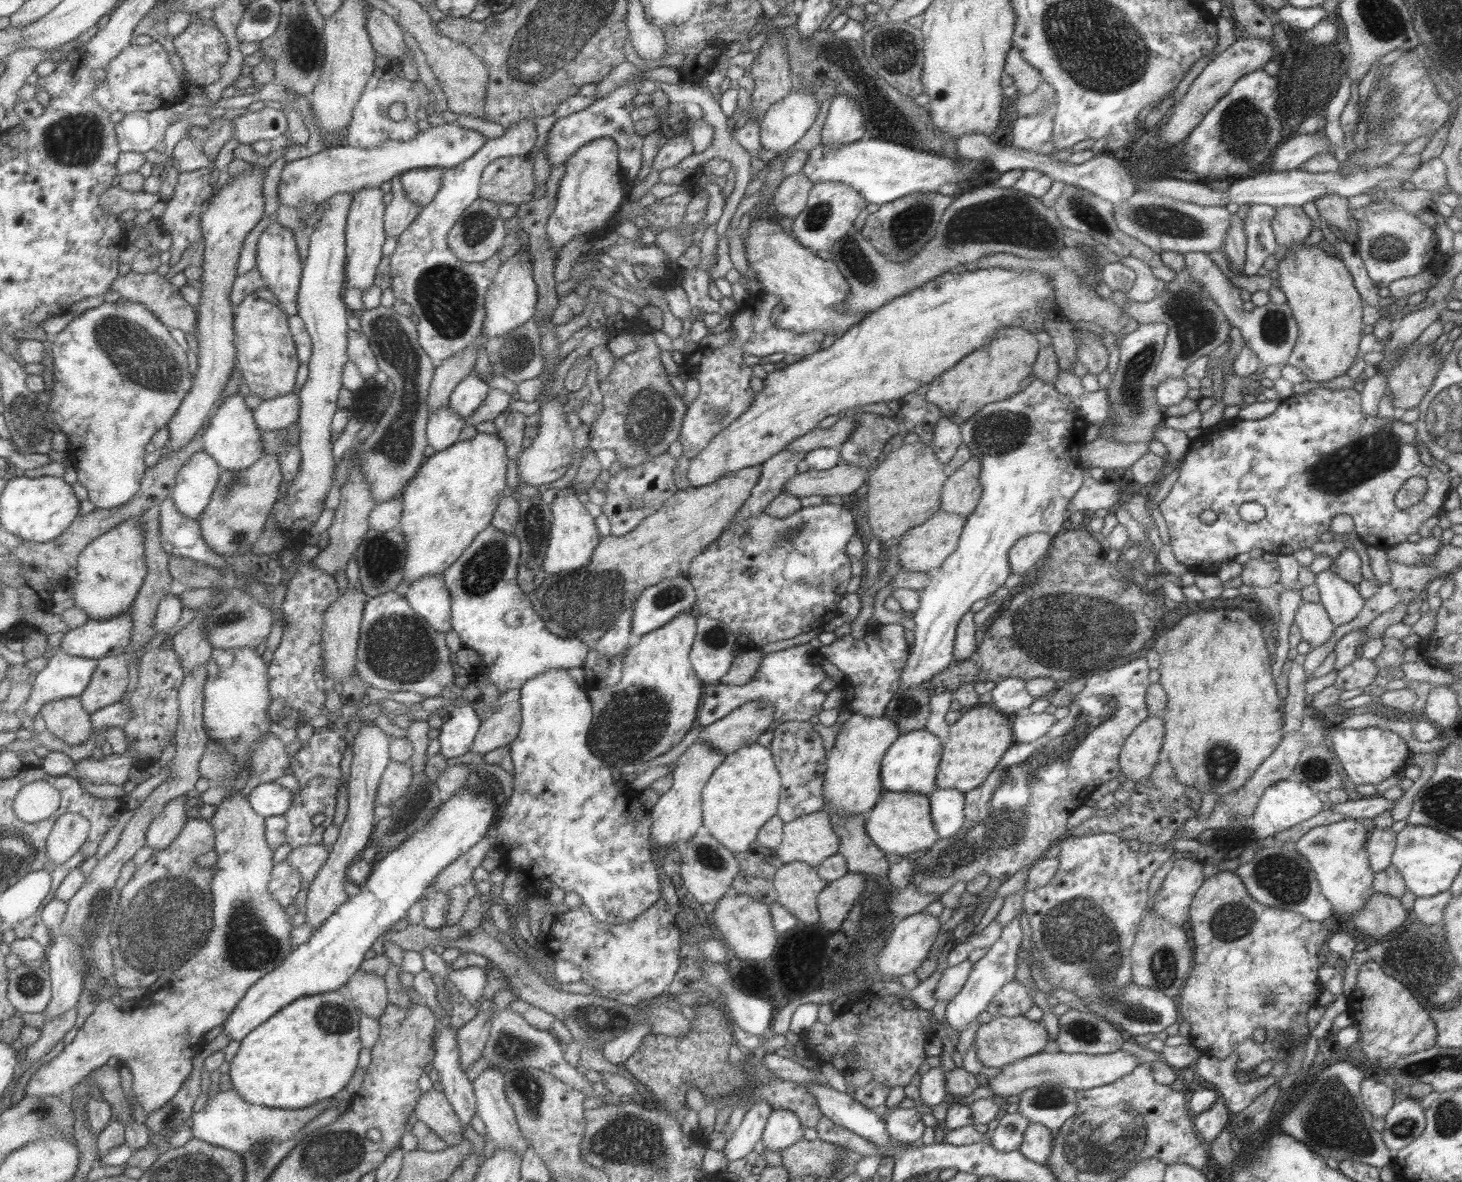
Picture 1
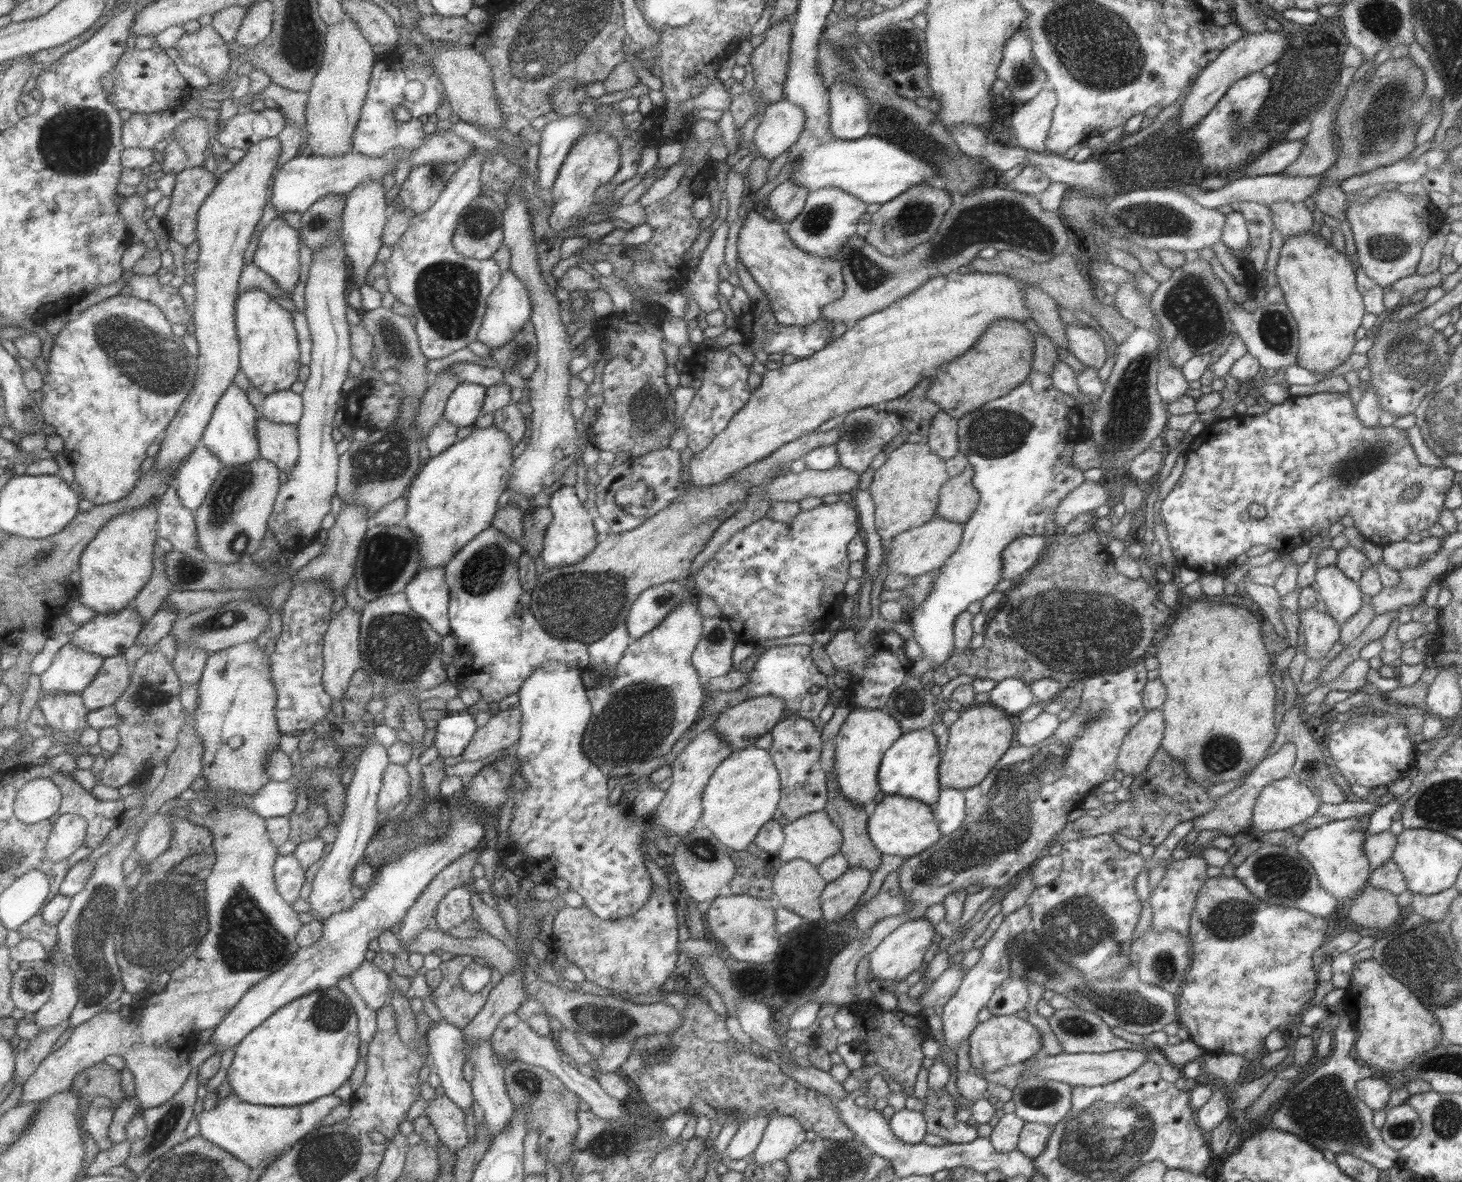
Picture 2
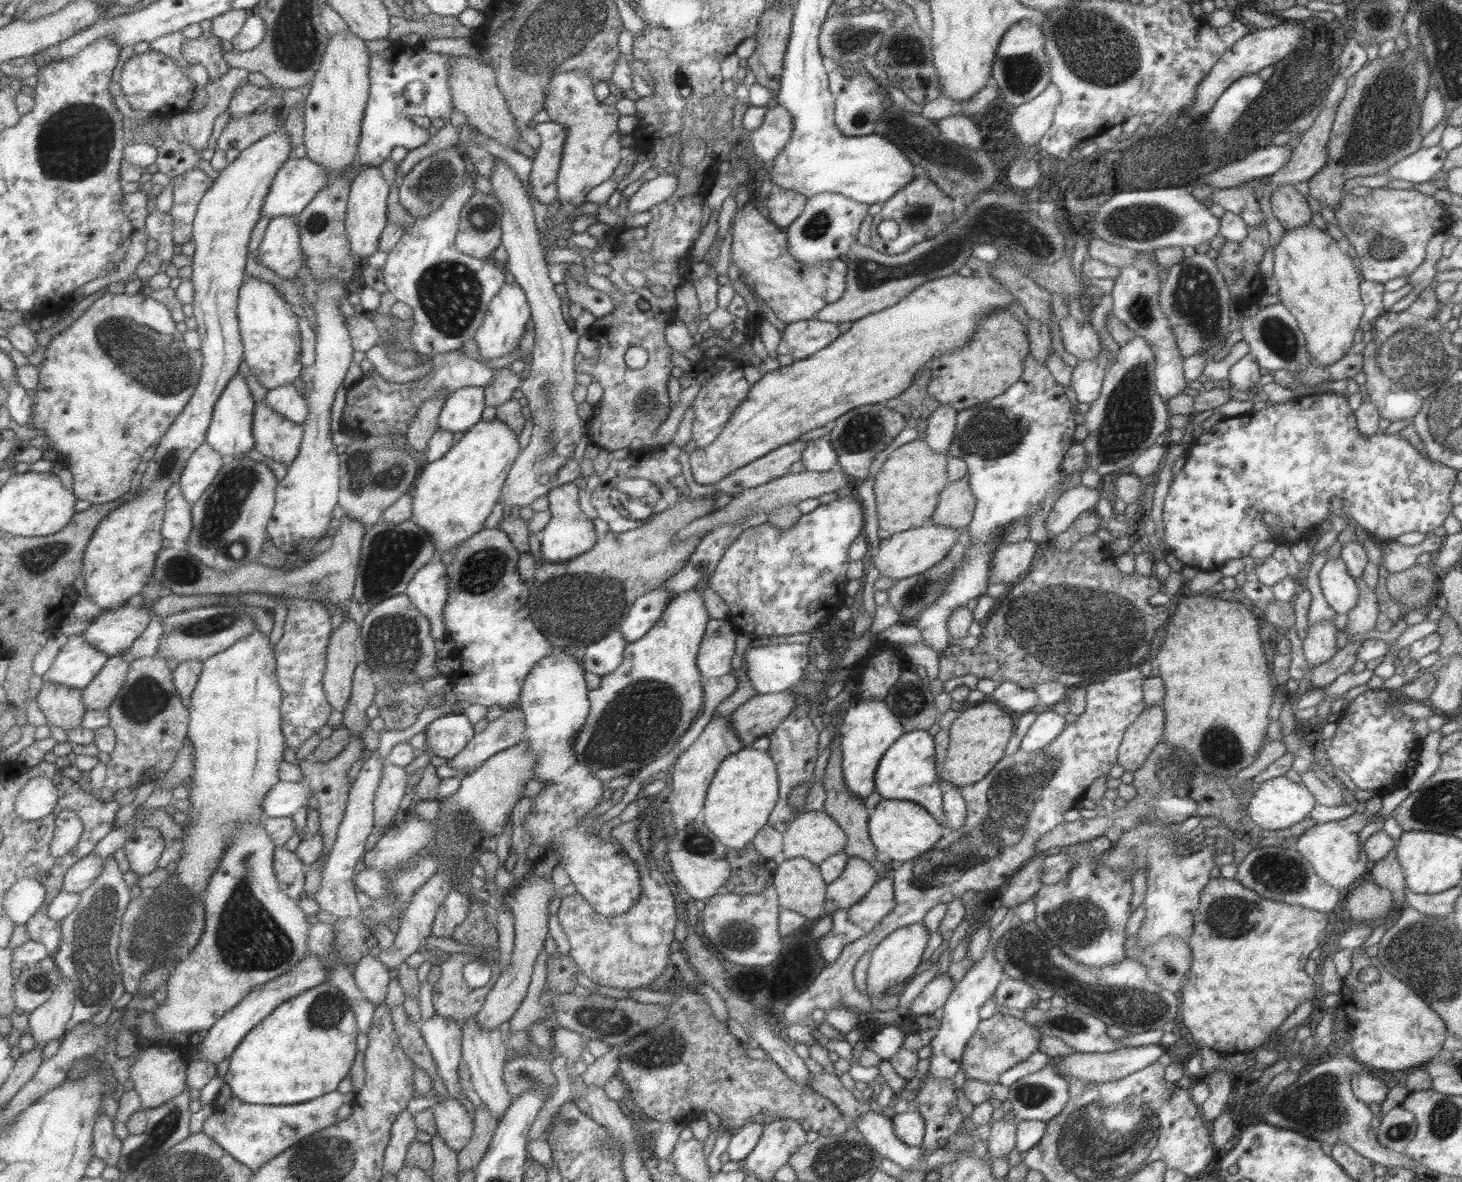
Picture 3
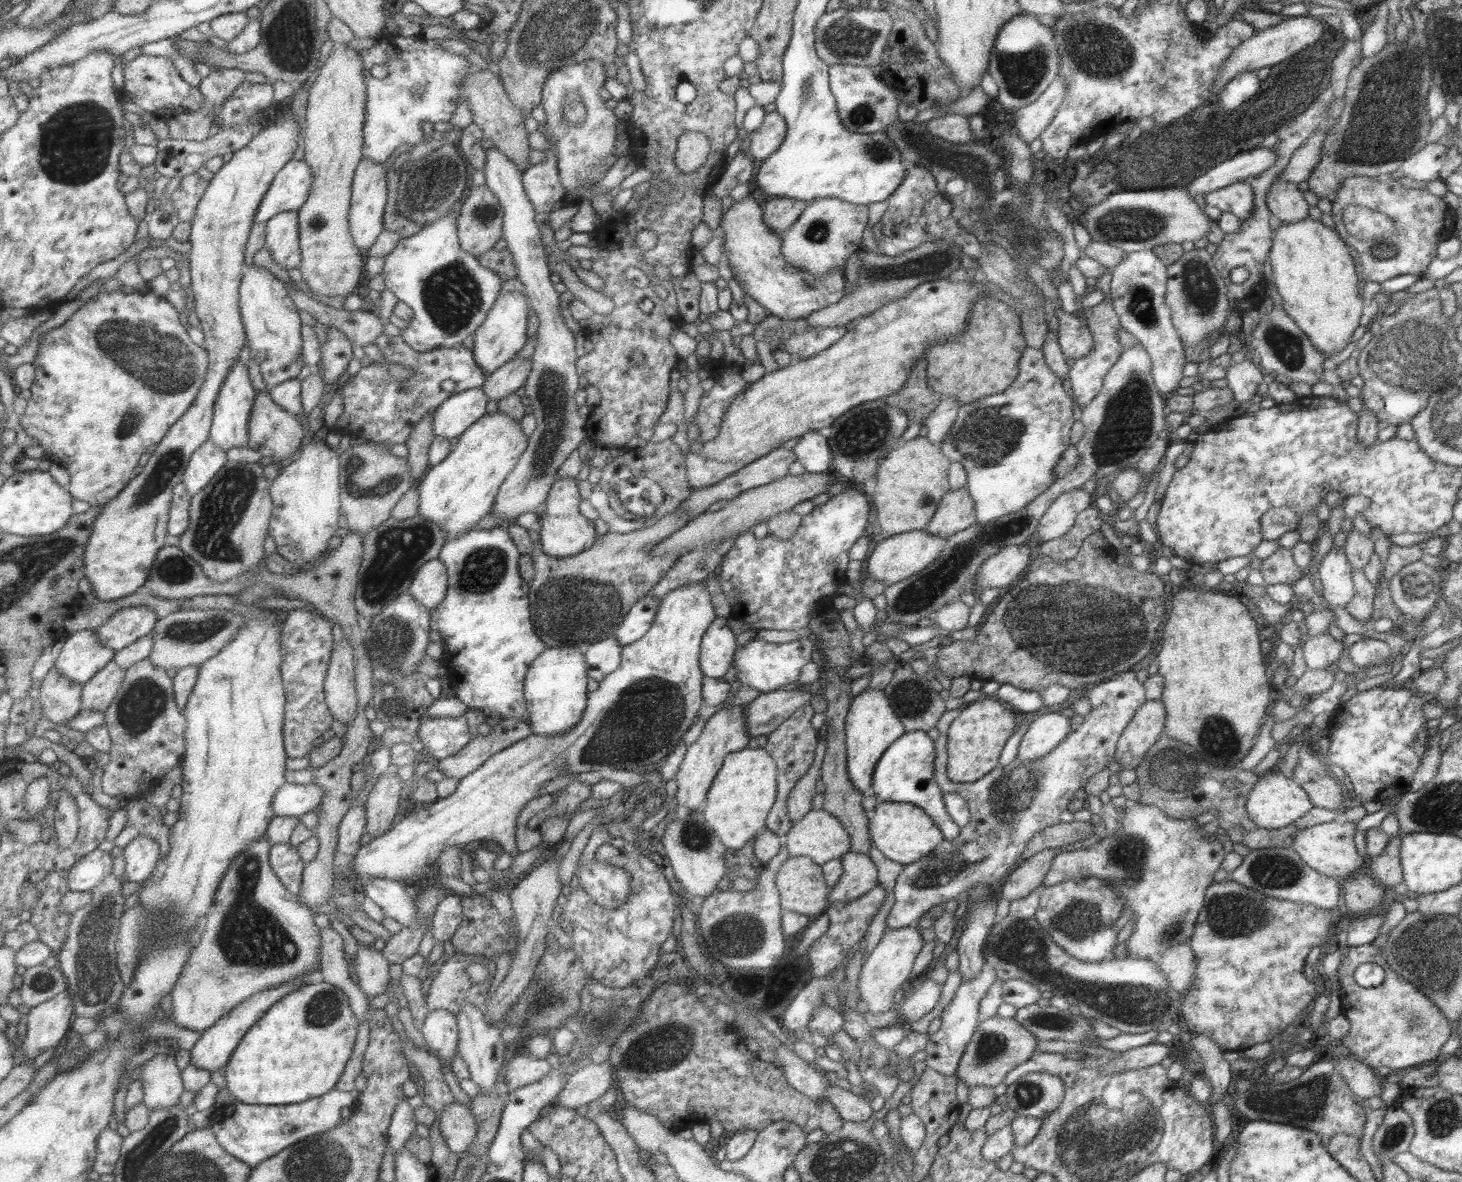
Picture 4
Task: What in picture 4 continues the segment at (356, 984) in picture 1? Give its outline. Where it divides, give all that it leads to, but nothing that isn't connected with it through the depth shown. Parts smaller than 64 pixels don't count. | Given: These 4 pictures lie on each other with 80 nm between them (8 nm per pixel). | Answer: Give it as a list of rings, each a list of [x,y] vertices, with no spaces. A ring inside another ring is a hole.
[[[358,944],[355,958],[356,975],[359,985],[367,996],[375,997],[386,993],[386,988],[391,982],[389,974],[390,960],[384,955],[383,950],[375,950],[372,945]]]

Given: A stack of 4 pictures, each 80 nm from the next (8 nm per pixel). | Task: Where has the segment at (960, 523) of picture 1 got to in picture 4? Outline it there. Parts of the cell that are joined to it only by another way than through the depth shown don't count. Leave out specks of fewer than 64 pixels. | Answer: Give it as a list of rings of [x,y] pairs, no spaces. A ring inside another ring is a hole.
[[[911,530],[902,534],[881,538],[873,543],[871,552],[864,561],[864,570],[867,571],[873,581],[883,583],[885,587],[900,582],[902,579],[908,578],[913,573],[923,570],[927,564],[931,564],[937,554],[943,550],[947,539],[933,537],[927,535],[925,531]]]

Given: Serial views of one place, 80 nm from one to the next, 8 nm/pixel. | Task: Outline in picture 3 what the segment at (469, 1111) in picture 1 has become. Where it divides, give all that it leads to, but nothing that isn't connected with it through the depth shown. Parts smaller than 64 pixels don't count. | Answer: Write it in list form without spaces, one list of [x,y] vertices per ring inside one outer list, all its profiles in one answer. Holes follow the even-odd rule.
[[[433,1015],[424,1022],[422,1034],[429,1050],[432,1051],[435,1068],[439,1078],[443,1080],[445,1090],[451,1098],[457,1098],[461,1094],[461,1086],[464,1085],[458,1072],[463,1061],[463,1032],[460,1024],[451,1018]]]

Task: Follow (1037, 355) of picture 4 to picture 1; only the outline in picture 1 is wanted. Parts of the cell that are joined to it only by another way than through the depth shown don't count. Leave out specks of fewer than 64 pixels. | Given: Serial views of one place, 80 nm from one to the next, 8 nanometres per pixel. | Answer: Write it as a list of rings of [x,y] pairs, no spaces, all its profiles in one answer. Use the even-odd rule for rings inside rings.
[[[1037,377],[1023,390],[1003,400],[989,402],[958,425],[962,444],[979,461],[978,481],[982,491],[973,513],[965,519],[955,551],[932,572],[925,588],[920,591],[919,607],[912,612],[914,641],[901,670],[899,689],[920,685],[941,673],[954,660],[954,636],[959,619],[974,602],[987,599],[1005,583],[1010,574],[1008,550],[1019,538],[1032,533],[1064,531],[1066,506],[1085,477],[1076,454],[1085,443],[1082,433],[1086,426],[1071,399],[1059,394],[1054,383]]]

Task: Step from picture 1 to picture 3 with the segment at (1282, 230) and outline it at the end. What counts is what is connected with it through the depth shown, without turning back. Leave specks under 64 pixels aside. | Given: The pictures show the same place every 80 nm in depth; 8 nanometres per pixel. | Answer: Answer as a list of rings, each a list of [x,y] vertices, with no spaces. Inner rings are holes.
[[[1282,185],[1271,193],[1270,208],[1284,229],[1310,224],[1311,211],[1307,201],[1292,185]]]

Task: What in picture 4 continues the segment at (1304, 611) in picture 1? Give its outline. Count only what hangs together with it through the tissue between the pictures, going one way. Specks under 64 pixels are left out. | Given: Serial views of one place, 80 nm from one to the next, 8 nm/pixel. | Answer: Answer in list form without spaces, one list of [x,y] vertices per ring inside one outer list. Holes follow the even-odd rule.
[[[1327,632],[1317,636],[1307,636],[1307,639],[1301,642],[1301,647],[1307,669],[1329,669],[1329,671],[1335,671],[1335,663],[1339,661],[1344,649],[1341,641],[1334,639]]]

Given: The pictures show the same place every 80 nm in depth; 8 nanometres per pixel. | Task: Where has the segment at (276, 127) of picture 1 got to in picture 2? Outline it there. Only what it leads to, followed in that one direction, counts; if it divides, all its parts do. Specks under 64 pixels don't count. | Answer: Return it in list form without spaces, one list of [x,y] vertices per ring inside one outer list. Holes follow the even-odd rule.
[[[279,108],[265,109],[262,112],[247,109],[230,118],[218,131],[217,139],[224,148],[248,151],[266,138],[277,137],[287,124],[288,119]]]

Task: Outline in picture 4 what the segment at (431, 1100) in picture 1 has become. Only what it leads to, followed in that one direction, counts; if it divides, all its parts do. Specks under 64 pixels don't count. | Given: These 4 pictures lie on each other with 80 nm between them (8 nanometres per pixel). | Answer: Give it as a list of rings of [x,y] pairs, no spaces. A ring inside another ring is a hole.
[[[456,1101],[445,1105],[438,1114],[438,1130],[449,1151],[461,1156],[475,1141],[478,1131],[470,1107]]]

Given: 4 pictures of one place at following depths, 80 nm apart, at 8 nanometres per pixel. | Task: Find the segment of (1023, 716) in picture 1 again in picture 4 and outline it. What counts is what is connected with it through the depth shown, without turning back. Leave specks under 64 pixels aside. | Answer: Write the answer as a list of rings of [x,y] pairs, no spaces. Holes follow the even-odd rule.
[[[1048,712],[1029,723],[1022,734],[1017,752],[1017,762],[1031,762],[1053,750],[1071,732],[1069,713]]]

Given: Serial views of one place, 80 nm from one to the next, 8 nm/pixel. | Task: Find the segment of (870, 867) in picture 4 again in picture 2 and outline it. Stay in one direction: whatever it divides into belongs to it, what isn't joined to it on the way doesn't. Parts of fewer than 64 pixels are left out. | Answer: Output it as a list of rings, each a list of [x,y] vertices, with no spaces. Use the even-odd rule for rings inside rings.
[[[852,866],[834,881],[826,883],[820,896],[823,920],[837,924],[851,911],[869,886],[872,873],[866,868]]]

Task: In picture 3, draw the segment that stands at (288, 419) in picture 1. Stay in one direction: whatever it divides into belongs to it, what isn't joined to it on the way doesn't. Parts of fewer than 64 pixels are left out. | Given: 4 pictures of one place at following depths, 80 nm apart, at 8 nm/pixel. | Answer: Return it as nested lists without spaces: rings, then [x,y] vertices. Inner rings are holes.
[[[292,384],[270,390],[266,399],[276,411],[293,422],[303,425],[310,415],[308,400],[303,398],[301,392],[297,390],[297,386]]]

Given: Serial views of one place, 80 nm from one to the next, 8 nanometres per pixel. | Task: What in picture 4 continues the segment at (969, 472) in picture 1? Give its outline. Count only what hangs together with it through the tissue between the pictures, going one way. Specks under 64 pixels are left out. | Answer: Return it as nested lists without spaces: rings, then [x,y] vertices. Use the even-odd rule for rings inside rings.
[[[966,486],[950,489],[940,500],[925,533],[947,539],[975,523],[975,509]]]

